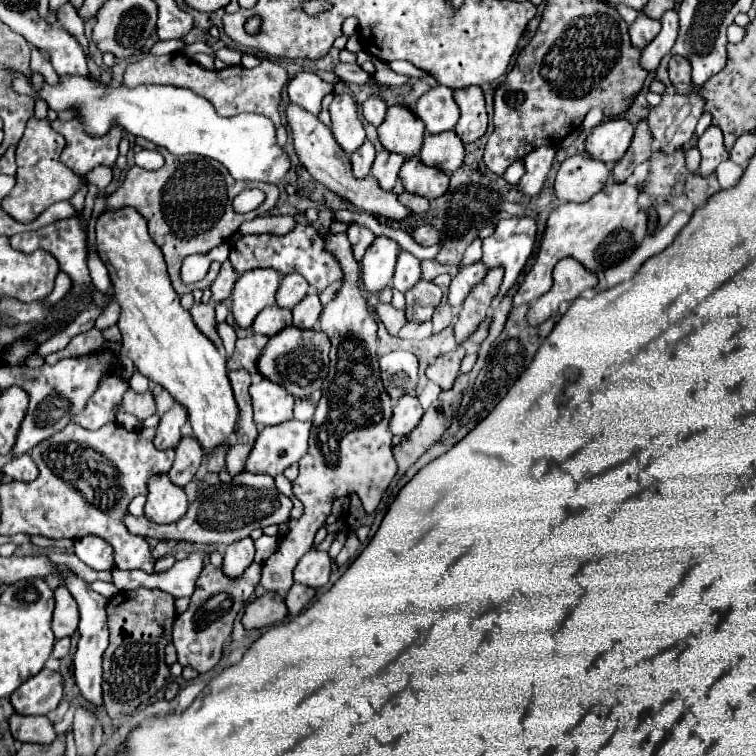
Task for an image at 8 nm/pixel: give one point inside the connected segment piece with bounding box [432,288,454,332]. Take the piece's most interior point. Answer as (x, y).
(444, 316)

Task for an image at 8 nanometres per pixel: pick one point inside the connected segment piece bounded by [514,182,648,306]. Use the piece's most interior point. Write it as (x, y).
(600, 232)

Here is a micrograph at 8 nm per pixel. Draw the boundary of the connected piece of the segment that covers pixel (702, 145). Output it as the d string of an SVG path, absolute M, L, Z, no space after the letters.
M716 126L706 128L706 132L698 138L698 150L702 154L700 174L702 176L710 176L718 168L718 164L728 158L720 128L716 128Z

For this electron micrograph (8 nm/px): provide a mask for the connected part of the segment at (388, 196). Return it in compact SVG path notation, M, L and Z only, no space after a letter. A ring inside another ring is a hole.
M290 102L286 106L286 120L288 120L288 128L292 132L294 152L296 152L298 160L300 160L300 164L310 172L310 176L314 180L318 180L320 184L328 186L332 192L348 198L358 210L366 210L370 214L388 216L392 220L406 220L406 218L412 216L412 212L404 204L400 204L396 192L394 190L382 190L374 176L368 176L364 180L354 178L352 168L350 168L350 156L346 160L346 152L334 140L330 128L324 126L314 114L310 114L304 108L298 108L296 104Z

